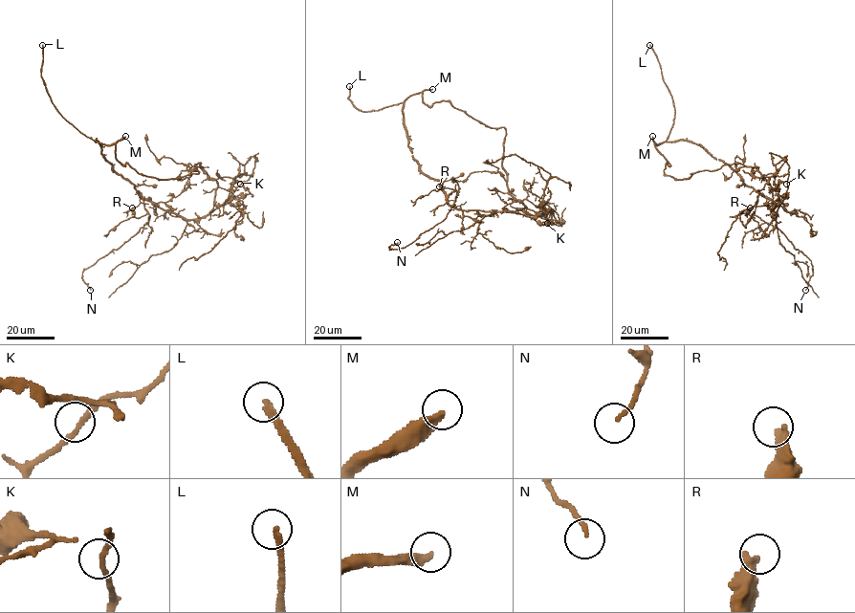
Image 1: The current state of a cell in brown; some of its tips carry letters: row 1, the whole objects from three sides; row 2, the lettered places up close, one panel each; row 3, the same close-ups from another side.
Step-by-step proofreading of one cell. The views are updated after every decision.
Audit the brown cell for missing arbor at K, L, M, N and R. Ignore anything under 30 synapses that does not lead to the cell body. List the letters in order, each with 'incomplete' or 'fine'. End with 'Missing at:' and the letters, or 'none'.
K: fine
L: incomplete
M: incomplete
N: fine
R: fine
Missing at: L, M

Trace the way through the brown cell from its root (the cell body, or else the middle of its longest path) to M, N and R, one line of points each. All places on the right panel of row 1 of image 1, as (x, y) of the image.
M: (737, 164), (675, 179), (665, 174), (665, 164), (669, 164), (652, 136)
N: (737, 164), (755, 166), (772, 191), (776, 219), (765, 196), (757, 196), (755, 214), (811, 261), (805, 290)
R: (737, 164), (755, 166), (770, 185), (776, 219), (774, 205), (765, 196), (757, 196), (751, 218), (750, 207)

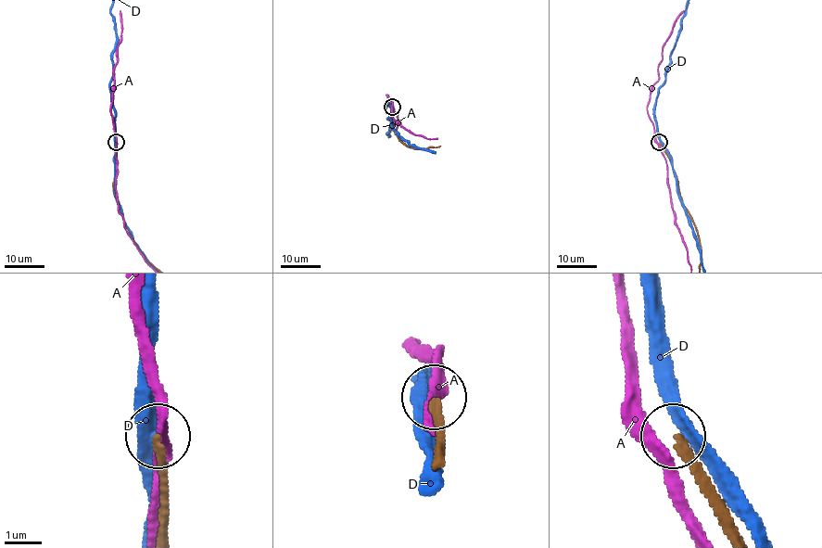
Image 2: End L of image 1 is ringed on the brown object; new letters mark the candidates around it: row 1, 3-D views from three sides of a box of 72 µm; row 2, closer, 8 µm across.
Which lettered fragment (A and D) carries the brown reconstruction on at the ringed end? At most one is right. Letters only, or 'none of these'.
none of these

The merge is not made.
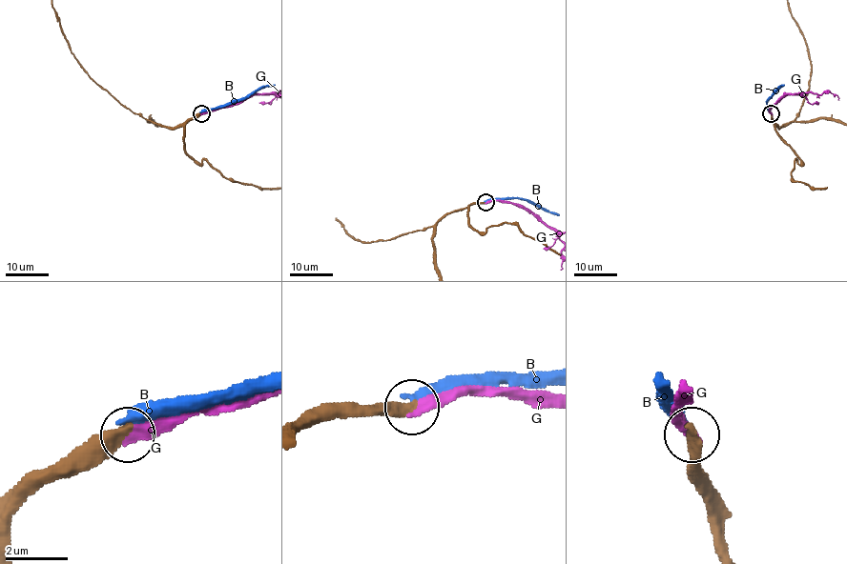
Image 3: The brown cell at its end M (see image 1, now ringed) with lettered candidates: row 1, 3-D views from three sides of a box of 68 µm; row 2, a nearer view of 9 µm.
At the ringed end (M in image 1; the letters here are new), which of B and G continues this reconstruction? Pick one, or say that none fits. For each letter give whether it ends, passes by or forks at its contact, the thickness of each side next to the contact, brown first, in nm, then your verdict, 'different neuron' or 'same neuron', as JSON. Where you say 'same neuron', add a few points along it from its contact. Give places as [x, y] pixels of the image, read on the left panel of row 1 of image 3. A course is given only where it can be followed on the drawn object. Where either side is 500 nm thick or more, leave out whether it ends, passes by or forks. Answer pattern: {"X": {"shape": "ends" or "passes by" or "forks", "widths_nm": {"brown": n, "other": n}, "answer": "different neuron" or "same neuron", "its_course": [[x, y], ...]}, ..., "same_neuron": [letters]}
{"B": {"shape": "ends", "widths_nm": {"brown": 340, "other": 280}, "answer": "different neuron"}, "G": {"shape": "ends", "widths_nm": {"brown": 400, "other": 320}, "answer": "same neuron"}, "same_neuron": ["G"]}

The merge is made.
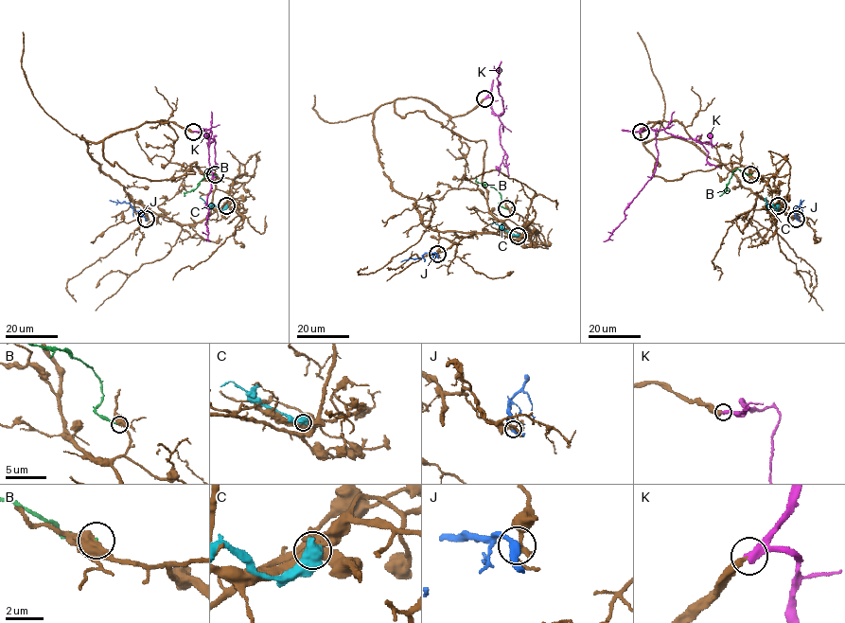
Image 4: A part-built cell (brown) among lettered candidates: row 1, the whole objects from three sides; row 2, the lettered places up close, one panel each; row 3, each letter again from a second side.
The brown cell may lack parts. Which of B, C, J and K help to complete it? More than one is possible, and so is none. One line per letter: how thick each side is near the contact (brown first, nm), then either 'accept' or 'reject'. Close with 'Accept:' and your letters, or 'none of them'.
B: 600/160 nm | reject
C: 440/900 nm | reject
J: 220/360 nm | reject
K: 320/440 nm | accept
Accept: K

